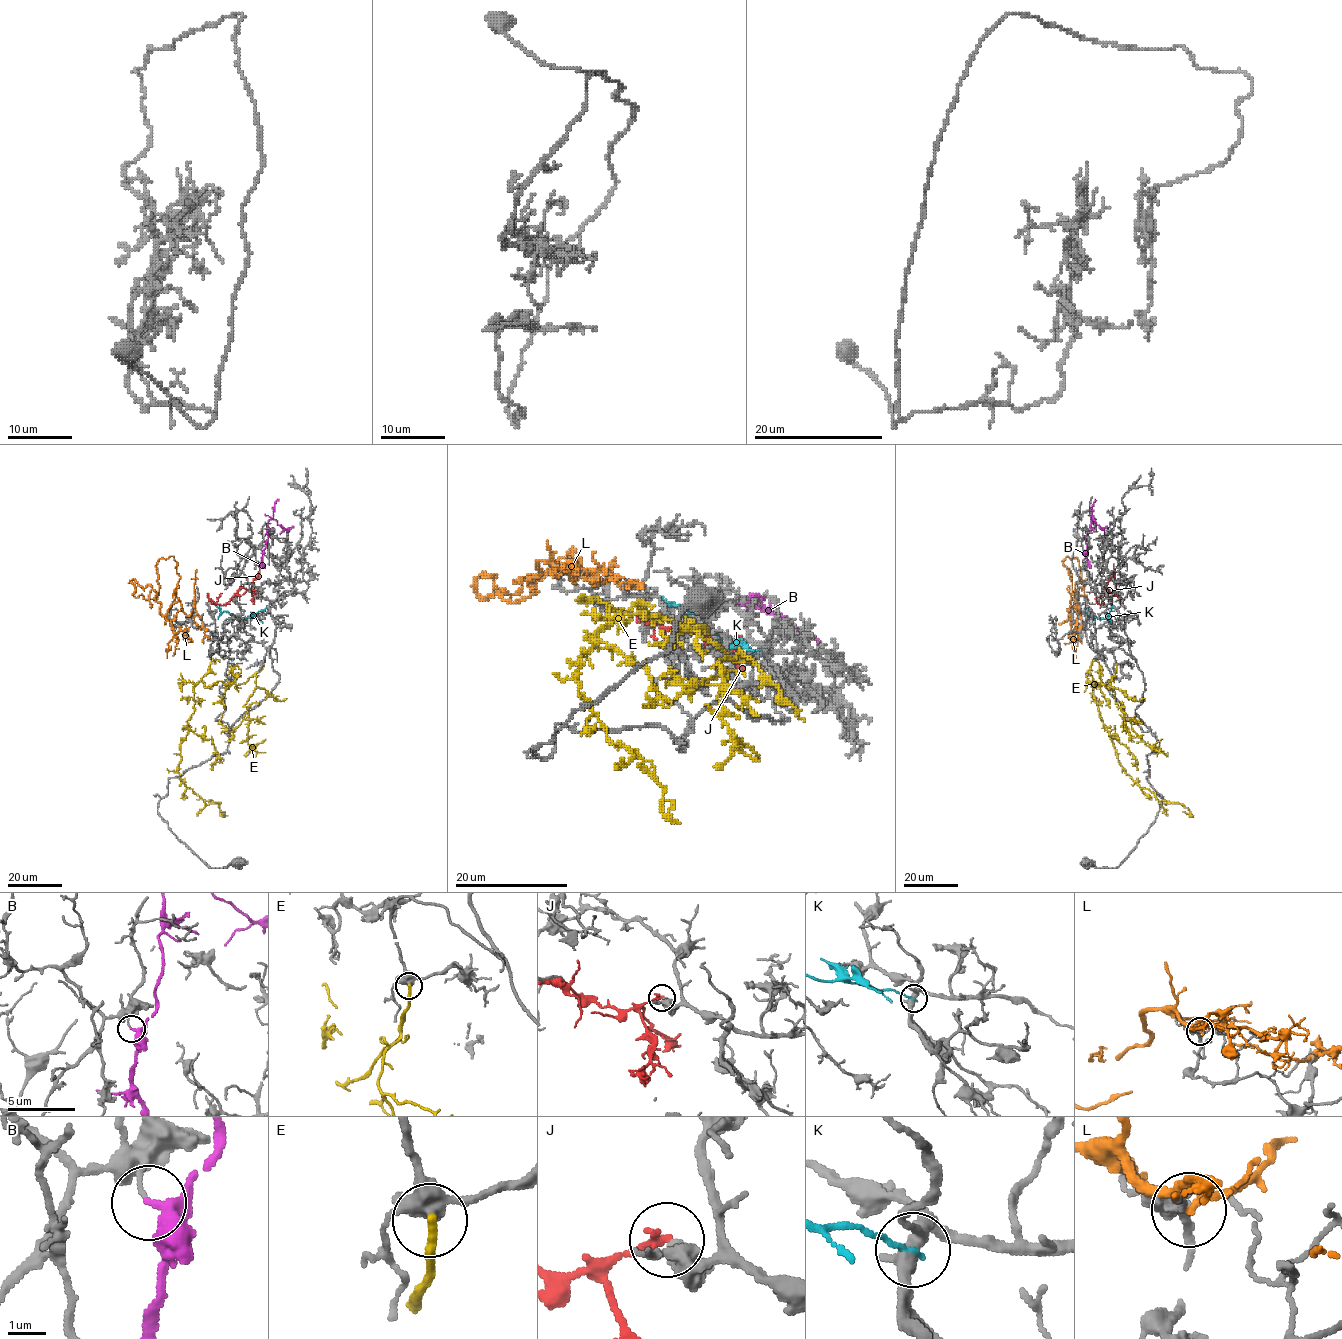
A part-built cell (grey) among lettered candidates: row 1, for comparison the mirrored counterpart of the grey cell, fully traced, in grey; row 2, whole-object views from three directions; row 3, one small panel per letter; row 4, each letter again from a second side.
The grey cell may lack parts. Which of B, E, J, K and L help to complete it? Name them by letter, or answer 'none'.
J

